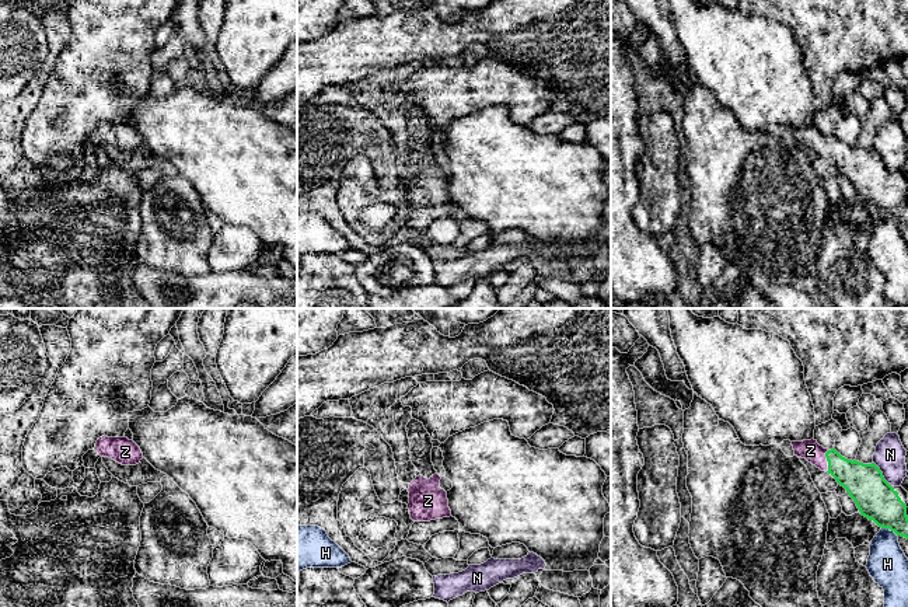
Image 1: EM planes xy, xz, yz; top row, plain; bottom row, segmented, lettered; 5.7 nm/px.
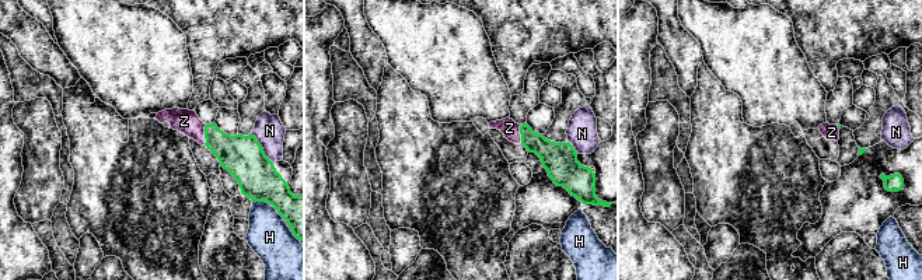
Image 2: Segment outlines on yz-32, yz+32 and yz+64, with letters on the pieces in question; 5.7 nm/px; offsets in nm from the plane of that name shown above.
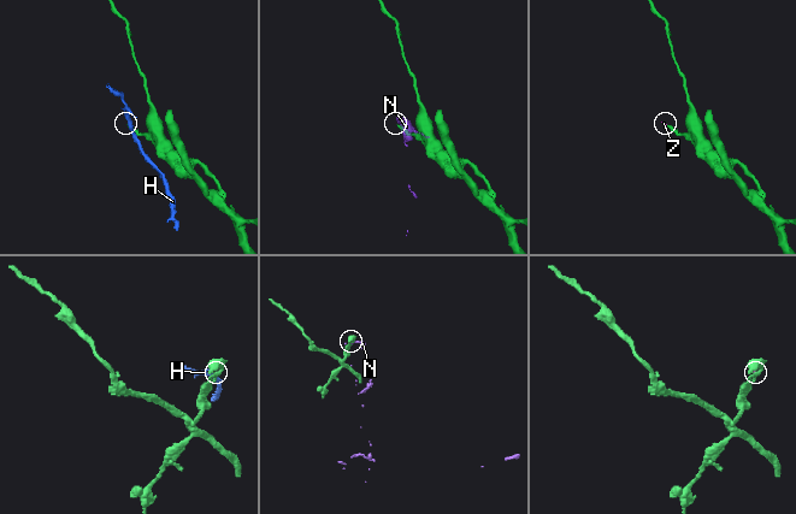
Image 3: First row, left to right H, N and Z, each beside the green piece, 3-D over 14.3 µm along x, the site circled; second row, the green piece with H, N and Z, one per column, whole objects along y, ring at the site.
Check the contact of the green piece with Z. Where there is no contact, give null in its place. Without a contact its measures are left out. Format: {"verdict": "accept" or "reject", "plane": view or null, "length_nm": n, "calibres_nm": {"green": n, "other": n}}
{"verdict": "accept", "plane": "yz", "length_nm": 130, "calibres_nm": {"green": 220, "other": 120}}

